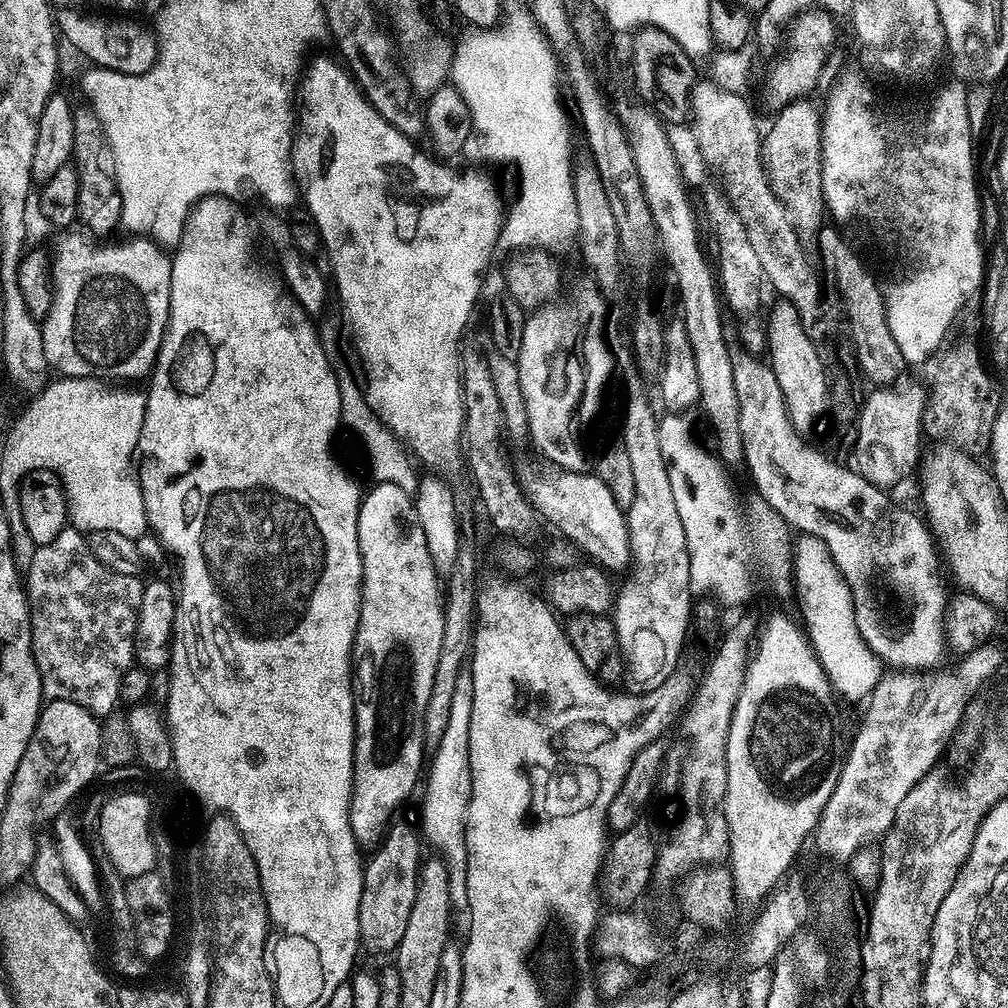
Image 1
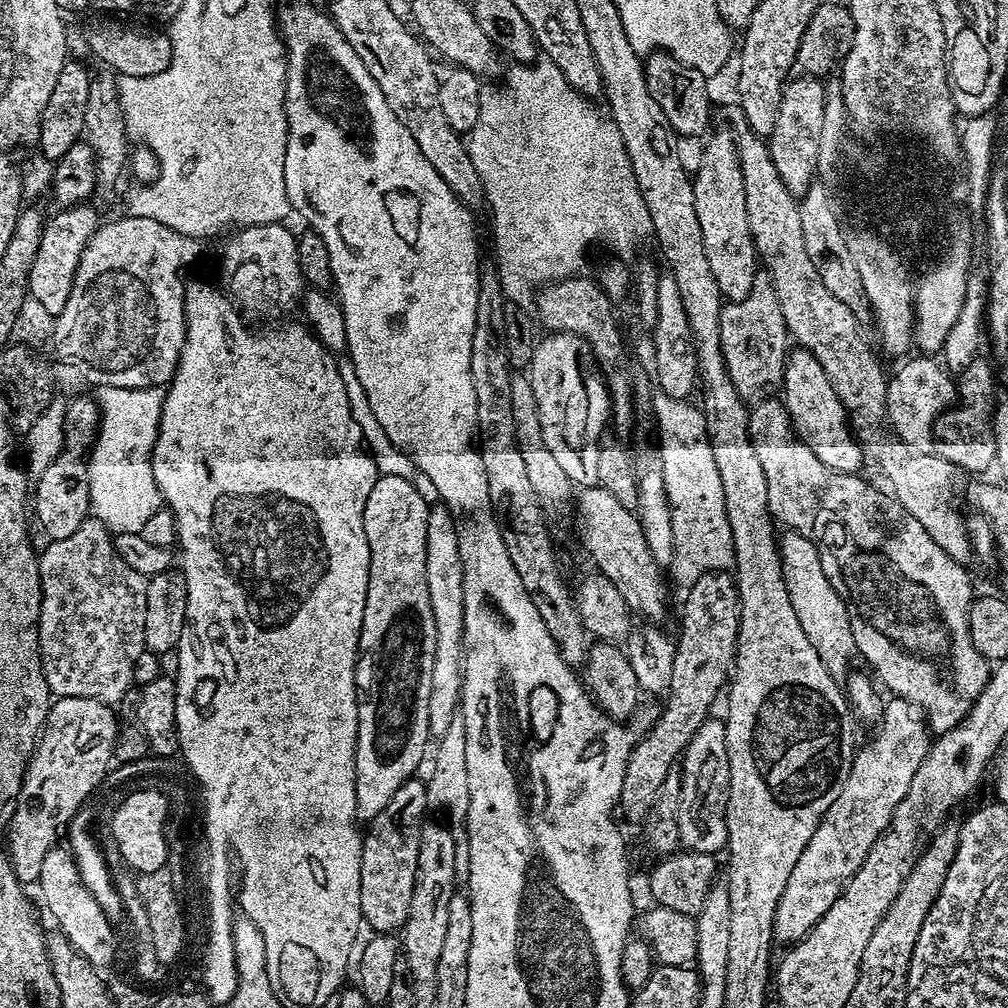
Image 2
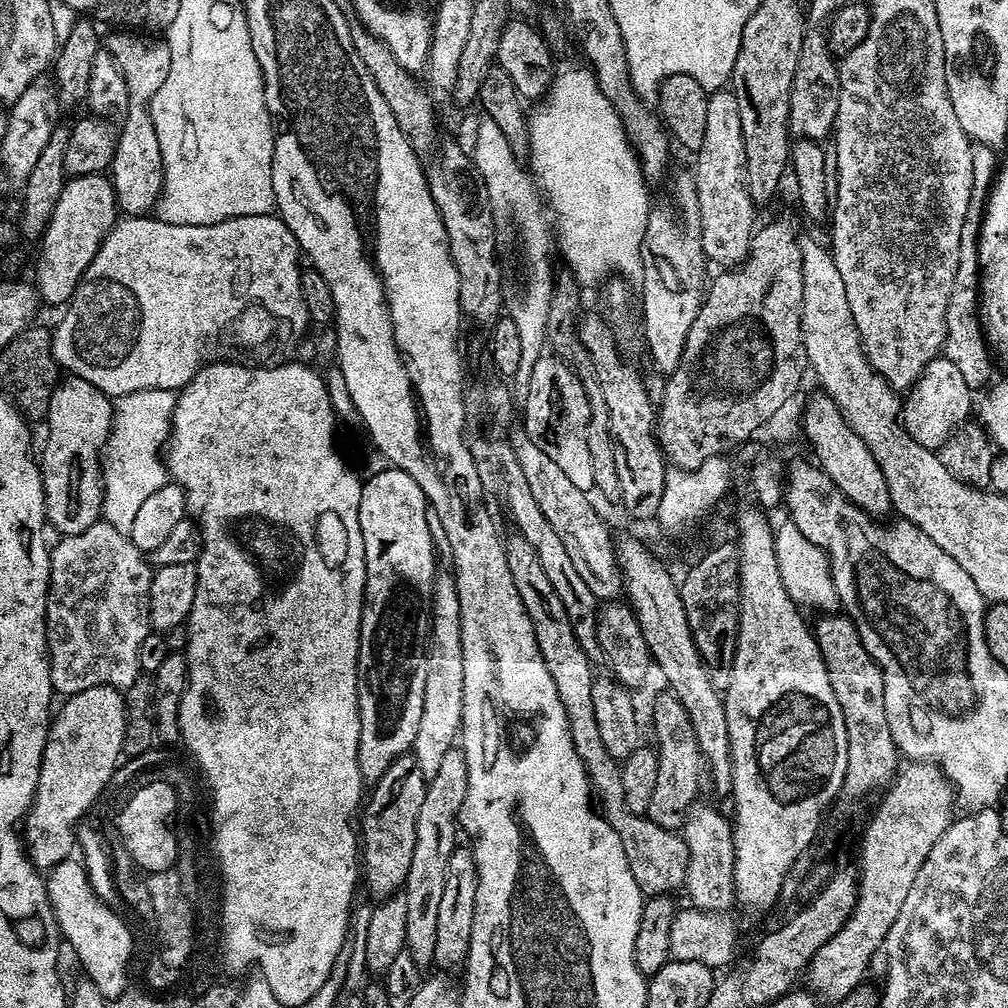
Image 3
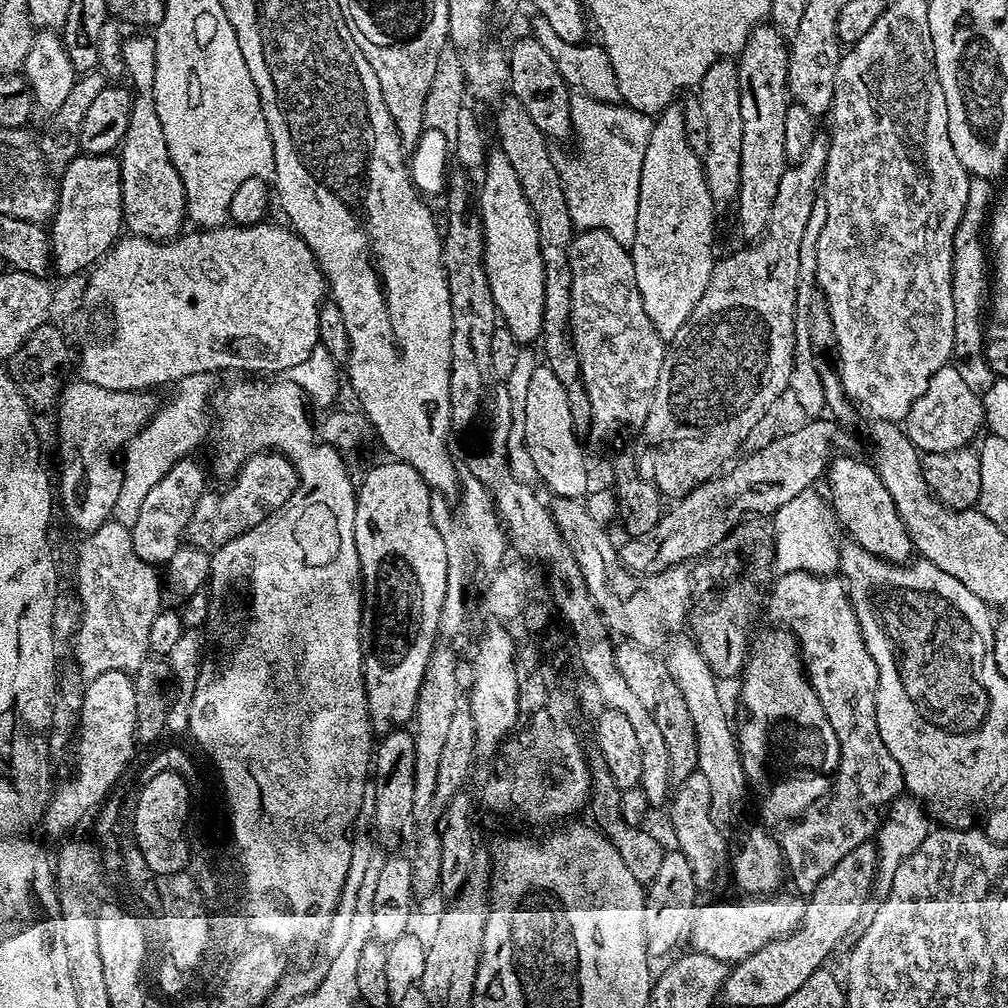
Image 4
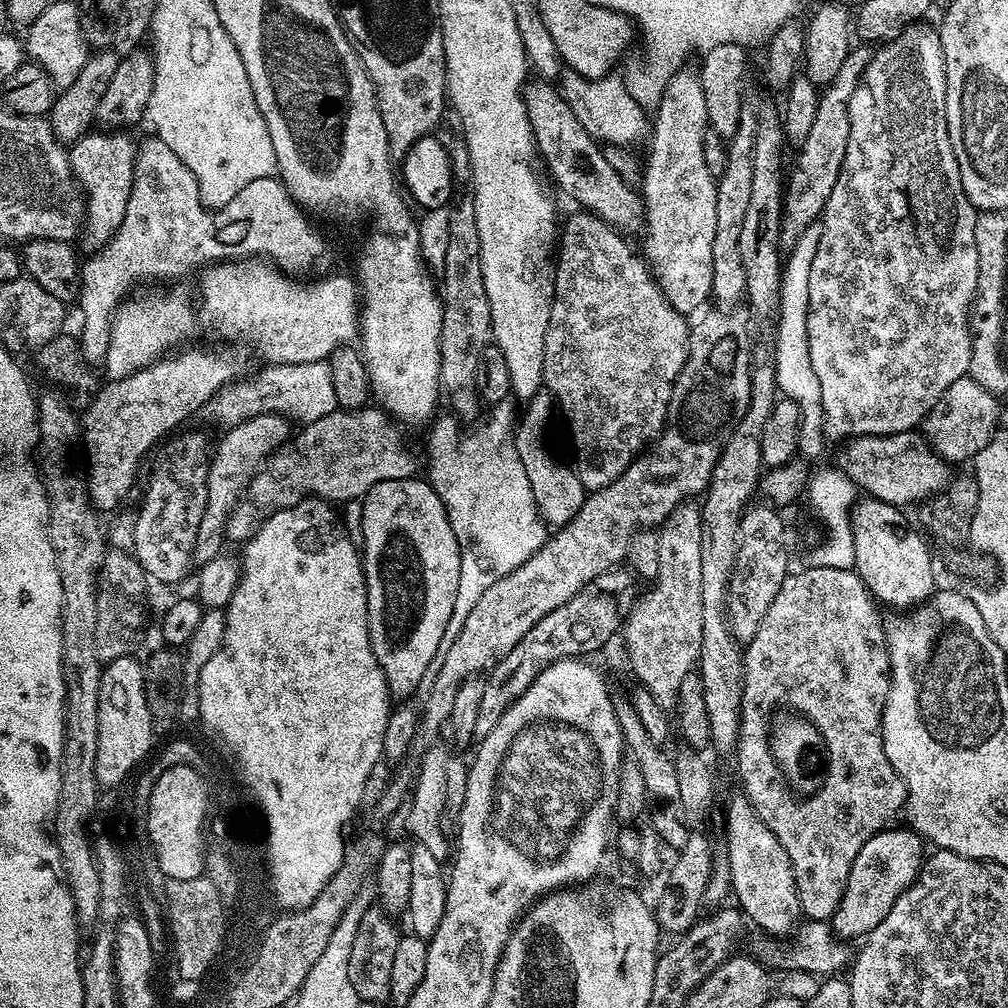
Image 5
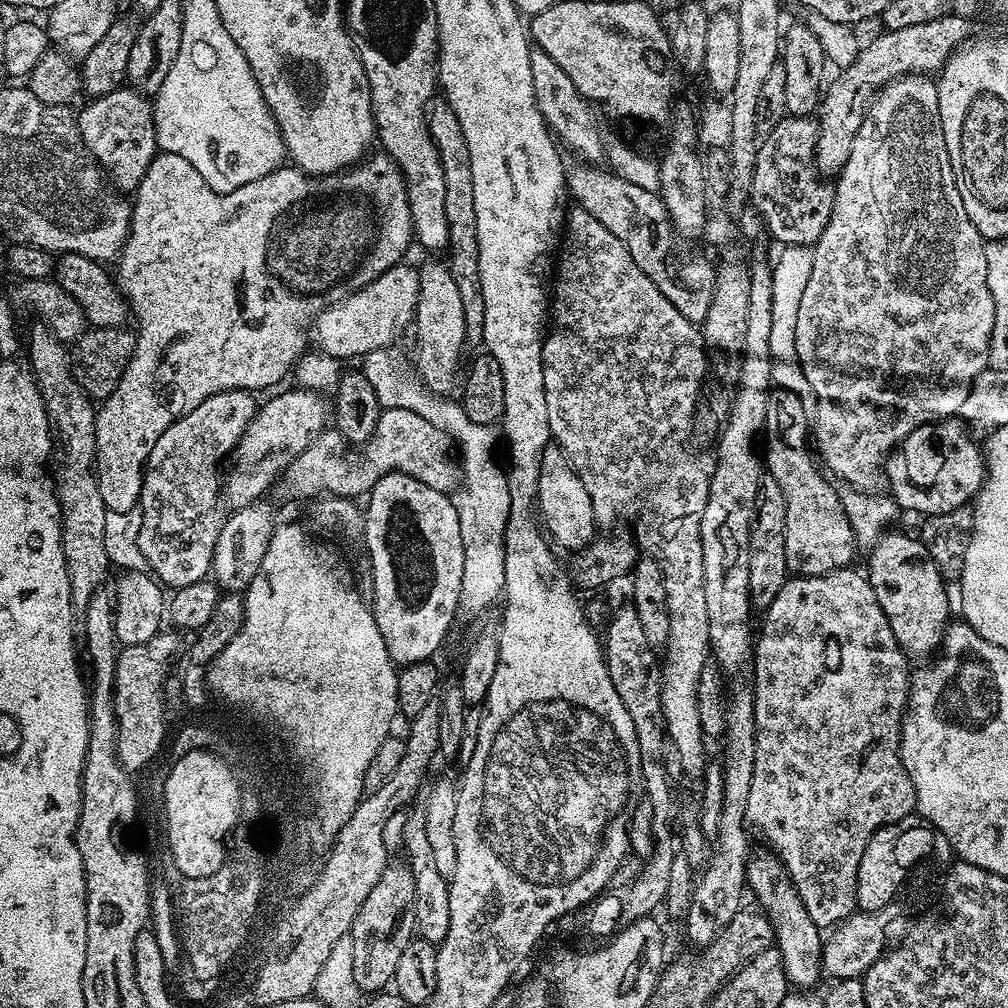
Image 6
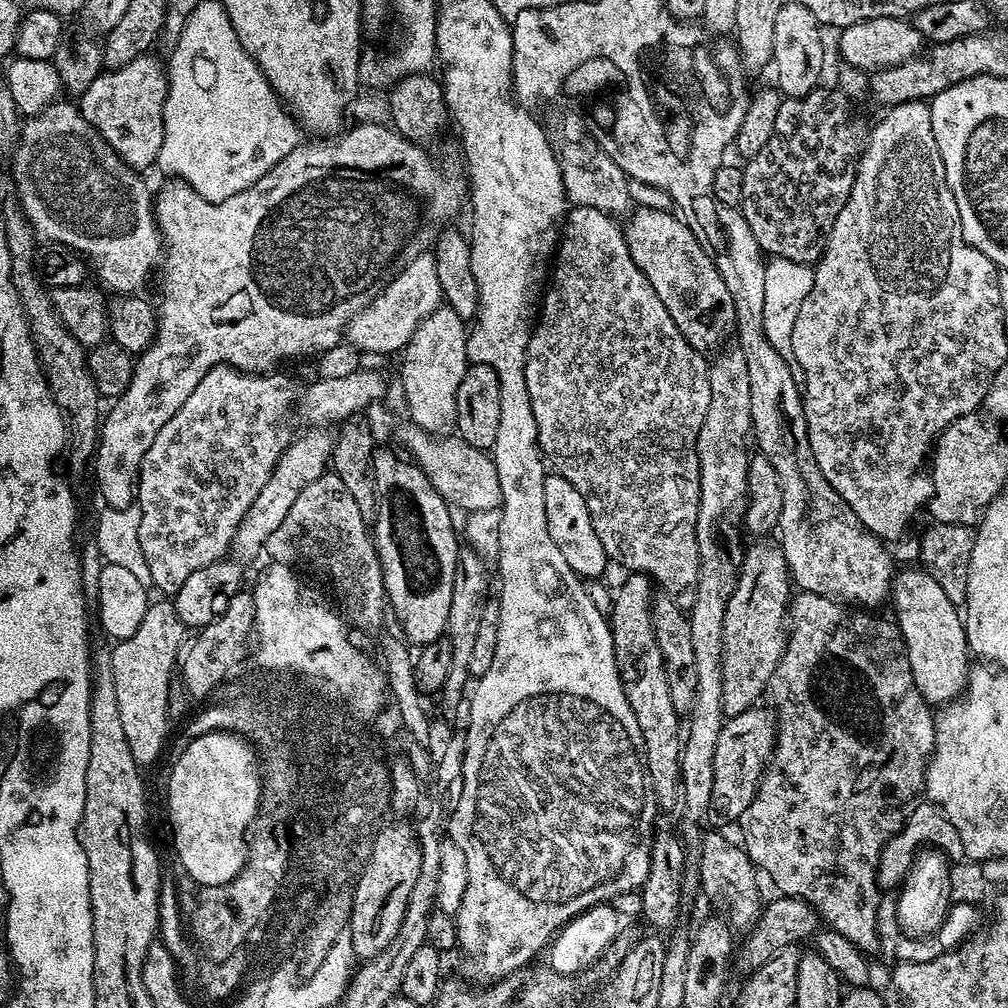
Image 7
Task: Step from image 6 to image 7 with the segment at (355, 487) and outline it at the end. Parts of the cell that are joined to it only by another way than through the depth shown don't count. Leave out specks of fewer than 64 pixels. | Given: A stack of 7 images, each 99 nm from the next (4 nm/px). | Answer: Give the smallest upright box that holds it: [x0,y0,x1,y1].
[396,423,502,514]

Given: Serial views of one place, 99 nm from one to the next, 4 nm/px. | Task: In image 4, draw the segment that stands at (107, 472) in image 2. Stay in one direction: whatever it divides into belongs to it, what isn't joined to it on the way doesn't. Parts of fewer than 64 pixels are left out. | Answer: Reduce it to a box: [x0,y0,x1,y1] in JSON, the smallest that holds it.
[114,372,213,529]

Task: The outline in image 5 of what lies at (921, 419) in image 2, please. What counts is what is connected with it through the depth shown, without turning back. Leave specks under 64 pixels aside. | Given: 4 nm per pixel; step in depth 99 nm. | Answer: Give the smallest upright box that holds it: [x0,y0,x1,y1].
[922,376,1001,461]

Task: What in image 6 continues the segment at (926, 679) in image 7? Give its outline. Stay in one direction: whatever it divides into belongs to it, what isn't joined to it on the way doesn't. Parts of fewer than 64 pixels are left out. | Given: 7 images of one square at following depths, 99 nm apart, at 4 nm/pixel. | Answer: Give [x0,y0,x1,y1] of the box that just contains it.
[866,532,950,661]

